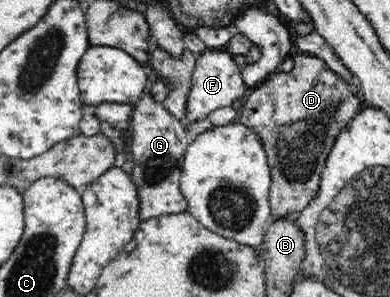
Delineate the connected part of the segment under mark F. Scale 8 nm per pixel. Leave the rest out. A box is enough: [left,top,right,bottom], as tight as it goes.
[185,48,247,124]

